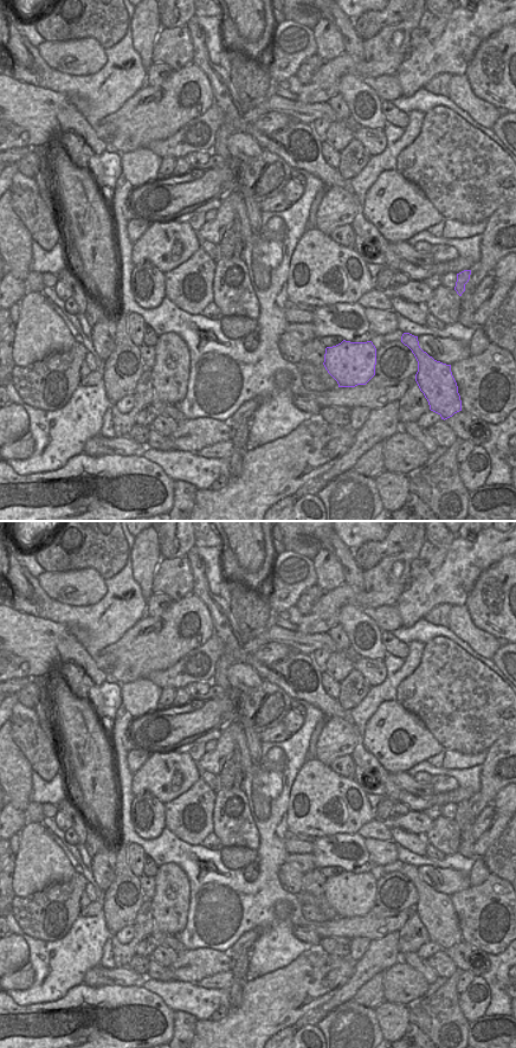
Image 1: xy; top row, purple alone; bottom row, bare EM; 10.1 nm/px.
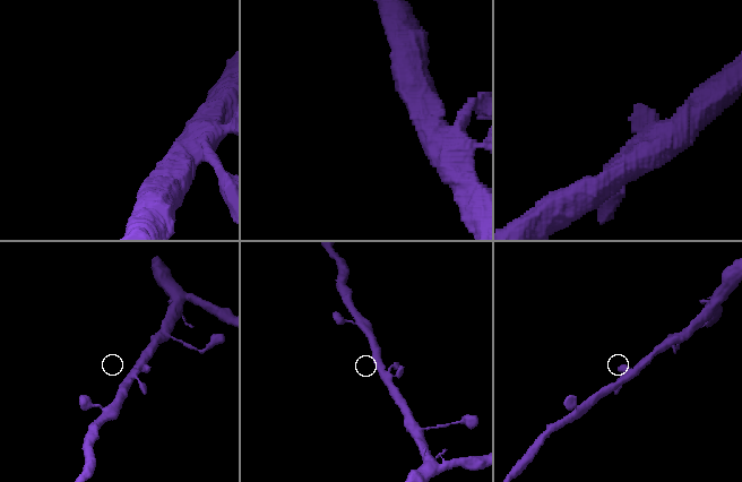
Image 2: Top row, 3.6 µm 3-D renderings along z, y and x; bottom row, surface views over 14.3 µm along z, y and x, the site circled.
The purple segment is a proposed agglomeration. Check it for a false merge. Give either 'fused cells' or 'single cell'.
single cell

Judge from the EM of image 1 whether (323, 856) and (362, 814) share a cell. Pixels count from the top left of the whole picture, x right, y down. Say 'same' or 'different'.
different

